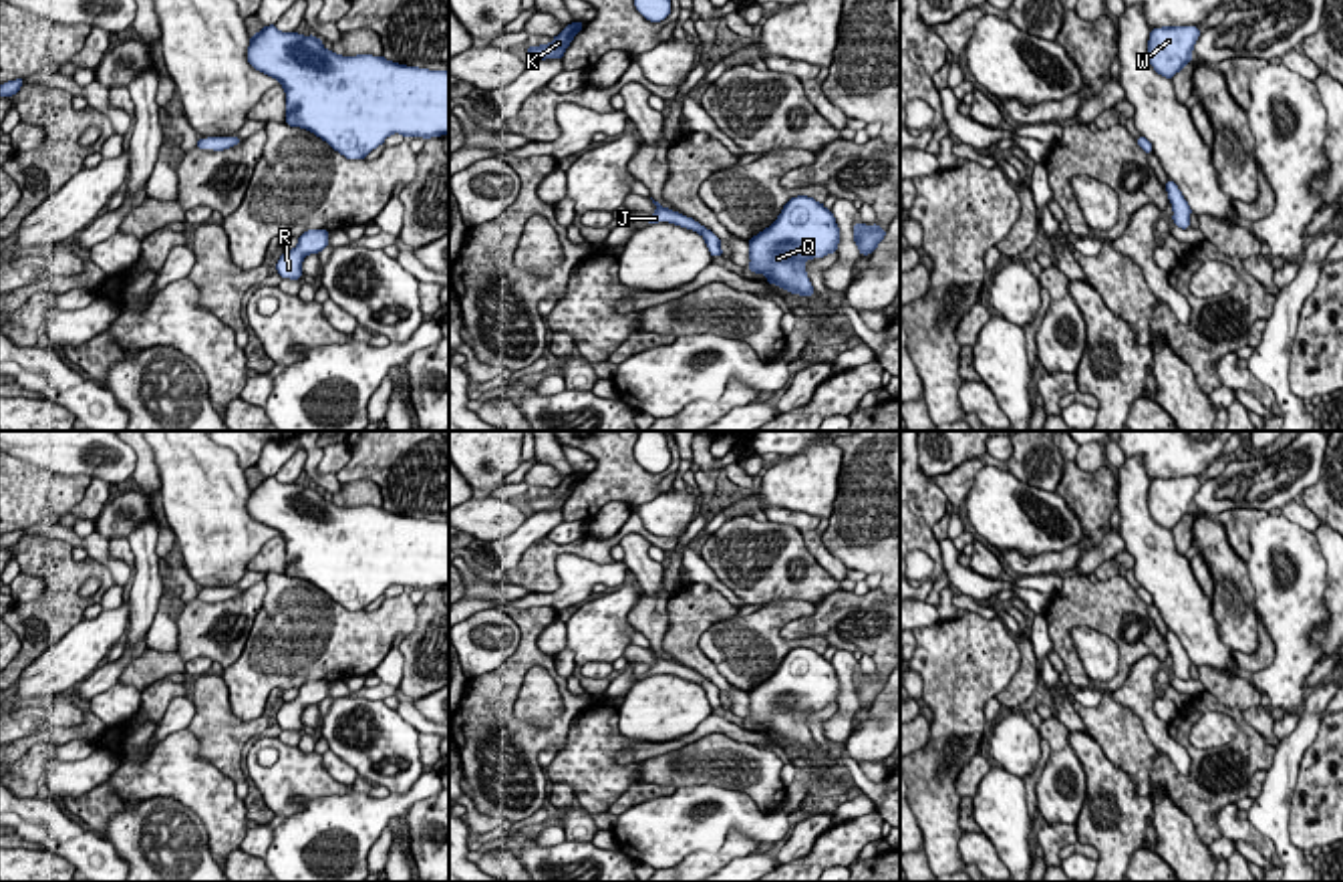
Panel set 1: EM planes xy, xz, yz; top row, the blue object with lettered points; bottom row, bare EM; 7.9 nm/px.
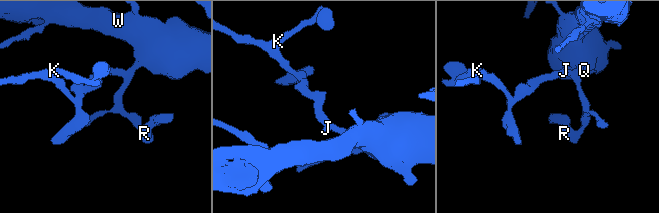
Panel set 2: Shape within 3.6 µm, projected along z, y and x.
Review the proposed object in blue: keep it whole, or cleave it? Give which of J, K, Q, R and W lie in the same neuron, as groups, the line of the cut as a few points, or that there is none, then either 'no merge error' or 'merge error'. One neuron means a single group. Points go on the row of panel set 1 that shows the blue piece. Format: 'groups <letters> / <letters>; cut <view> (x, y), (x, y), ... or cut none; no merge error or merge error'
groups J K Q R W; cut none; no merge error

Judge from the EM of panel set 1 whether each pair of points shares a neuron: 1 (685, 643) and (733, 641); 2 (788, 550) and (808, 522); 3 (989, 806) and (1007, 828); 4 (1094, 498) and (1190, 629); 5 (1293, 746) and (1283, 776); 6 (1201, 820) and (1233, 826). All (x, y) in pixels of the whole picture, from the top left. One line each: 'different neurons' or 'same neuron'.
1: different neurons
2: different neurons
3: same neuron
4: different neurons
5: same neuron
6: different neurons

